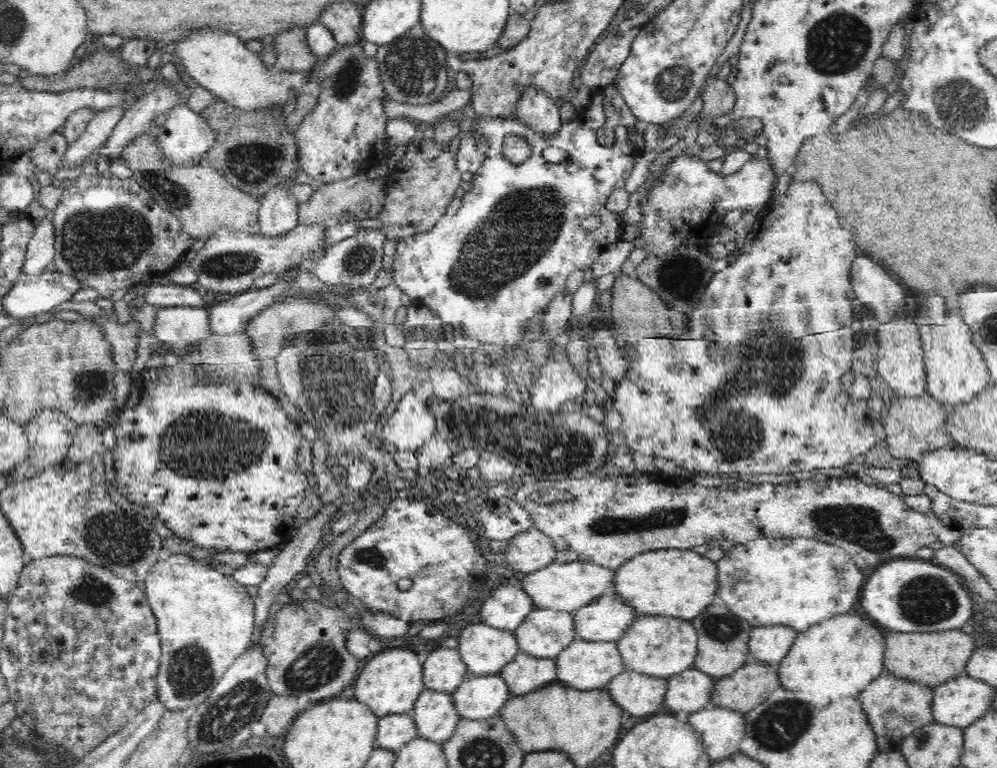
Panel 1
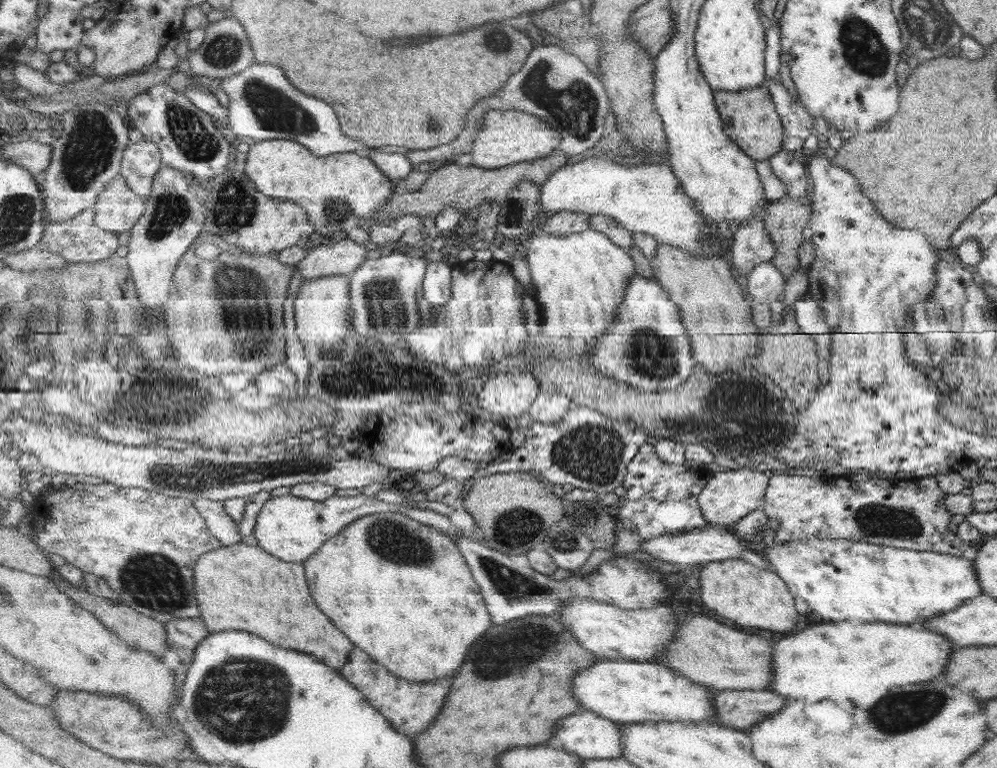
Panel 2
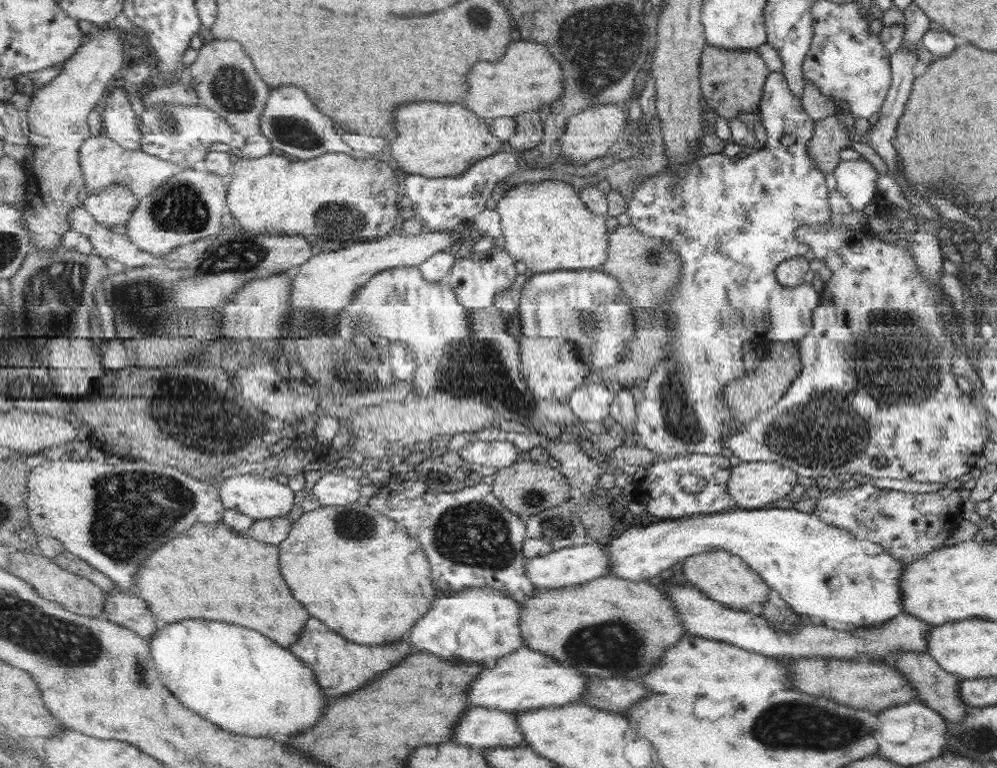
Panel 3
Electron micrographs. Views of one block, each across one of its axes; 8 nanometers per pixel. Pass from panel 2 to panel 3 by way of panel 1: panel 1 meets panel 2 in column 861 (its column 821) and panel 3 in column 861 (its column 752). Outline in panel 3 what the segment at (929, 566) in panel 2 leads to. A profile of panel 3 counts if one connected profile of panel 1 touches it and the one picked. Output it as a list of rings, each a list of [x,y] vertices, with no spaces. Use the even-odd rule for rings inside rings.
[[[797,508],[781,509],[740,509],[694,515],[681,519],[667,519],[646,528],[632,528],[619,534],[608,545],[608,552],[613,560],[612,576],[632,580],[632,582],[650,582],[661,576],[664,570],[674,568],[678,562],[690,559],[691,556],[709,551],[734,553],[755,569],[760,579],[780,596],[784,602],[798,614],[806,618],[820,620],[822,625],[834,630],[854,631],[858,626],[885,623],[903,611],[901,590],[898,587],[903,575],[903,565],[893,556],[884,552],[878,544],[868,540],[856,540],[843,529],[831,526],[813,513],[798,511]]]

